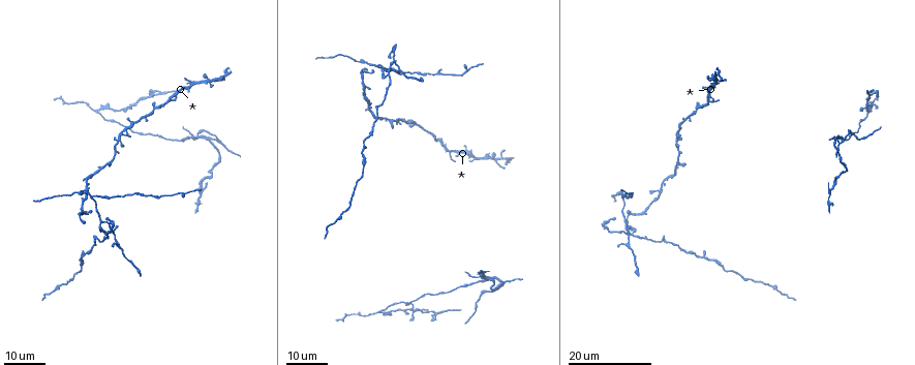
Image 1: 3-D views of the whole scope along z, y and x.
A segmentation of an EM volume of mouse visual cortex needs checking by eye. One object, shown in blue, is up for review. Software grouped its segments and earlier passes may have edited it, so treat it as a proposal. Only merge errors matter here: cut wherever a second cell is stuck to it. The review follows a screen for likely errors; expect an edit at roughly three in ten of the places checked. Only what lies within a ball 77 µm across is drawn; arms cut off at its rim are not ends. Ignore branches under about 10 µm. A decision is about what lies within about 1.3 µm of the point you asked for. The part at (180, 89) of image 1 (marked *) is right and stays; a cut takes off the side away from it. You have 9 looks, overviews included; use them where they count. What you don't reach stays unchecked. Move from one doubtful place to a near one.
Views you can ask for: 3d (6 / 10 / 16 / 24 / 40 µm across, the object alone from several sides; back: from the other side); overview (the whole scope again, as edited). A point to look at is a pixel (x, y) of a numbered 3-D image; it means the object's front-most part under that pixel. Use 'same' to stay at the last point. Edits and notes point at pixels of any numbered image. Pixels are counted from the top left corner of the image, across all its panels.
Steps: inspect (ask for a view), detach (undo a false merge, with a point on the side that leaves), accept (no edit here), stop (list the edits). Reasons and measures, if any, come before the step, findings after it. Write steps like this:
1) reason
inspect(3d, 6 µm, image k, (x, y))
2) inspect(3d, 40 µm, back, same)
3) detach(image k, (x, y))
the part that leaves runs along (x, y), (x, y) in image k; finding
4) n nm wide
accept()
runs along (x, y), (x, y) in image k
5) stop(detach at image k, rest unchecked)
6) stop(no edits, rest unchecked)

three-way junction
inspect(3d, 24 µm, image 1, (377, 311))

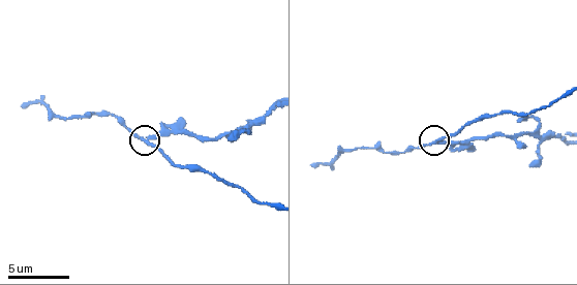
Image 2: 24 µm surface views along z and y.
inspect(3d, 10 µm, image 2, (434, 144))

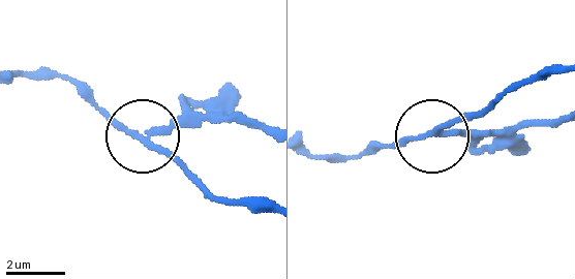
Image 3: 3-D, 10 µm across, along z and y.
180 nm wide
detach(image 3, (189, 116))
the part that leaves runs along (152, 132), (232, 118), (269, 125) in image 3; two cells meet here

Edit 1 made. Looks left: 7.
inspect(overview)

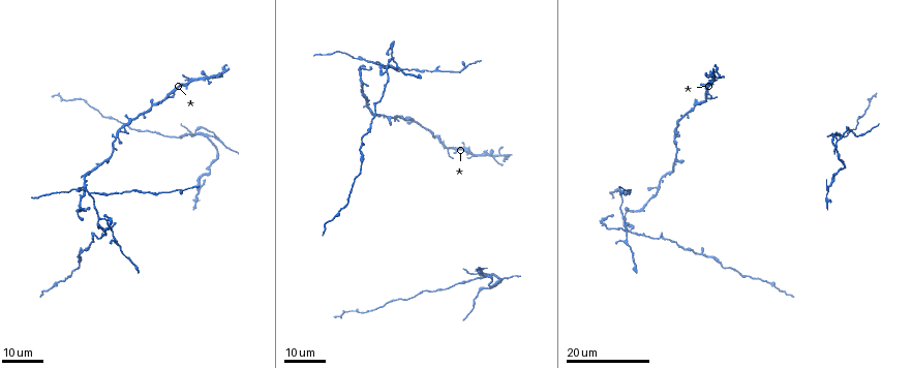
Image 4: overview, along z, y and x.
looks like a crossing
inspect(3d, 24 µm, image 4, (205, 134))

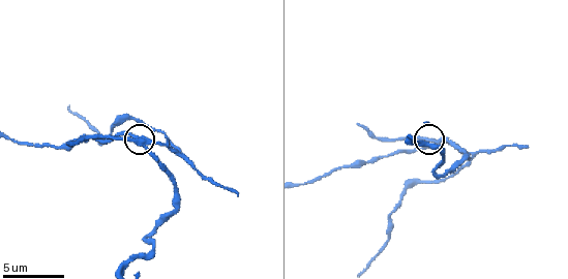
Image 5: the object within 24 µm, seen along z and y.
inspect(3d, 10 µm, same)

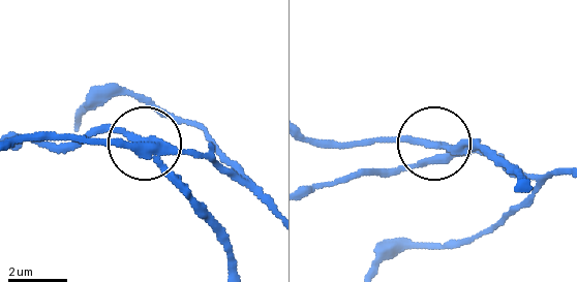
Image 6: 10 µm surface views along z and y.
4 arms
detach(image 6, (187, 187))
the part that leaves runs along (166, 151), (170, 170), (221, 245), (226, 267) in image 6; a second cell is stuck on

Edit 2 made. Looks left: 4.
inspect(3d, 10 µm, image 2, (203, 171))

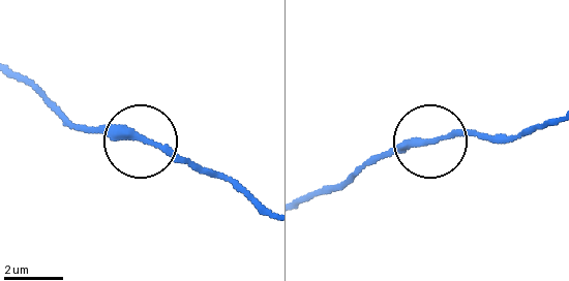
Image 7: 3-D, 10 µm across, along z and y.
accept()
runs along (550, 120), (506, 139), (454, 132), (395, 147), (353, 174) in image 7; all the same cell

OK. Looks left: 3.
thick turns thin
inspect(3d, 24 µm, image 4, (359, 69))

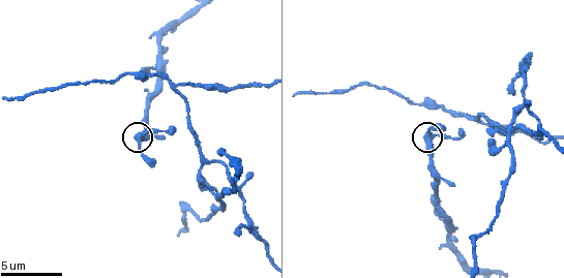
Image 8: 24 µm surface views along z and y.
inspect(3d, 10 µm, image 8, (430, 141))

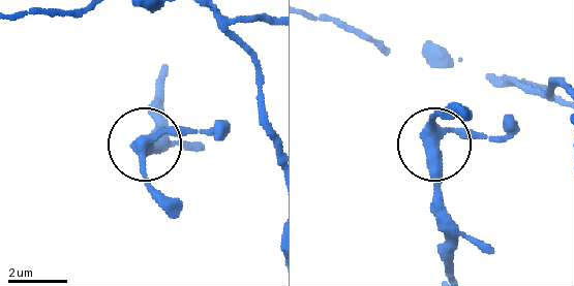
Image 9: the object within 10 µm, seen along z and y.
360 nm wide
accept()
all the same cell

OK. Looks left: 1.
stop(detach at image 3, detach at image 6, rest unchecked)

